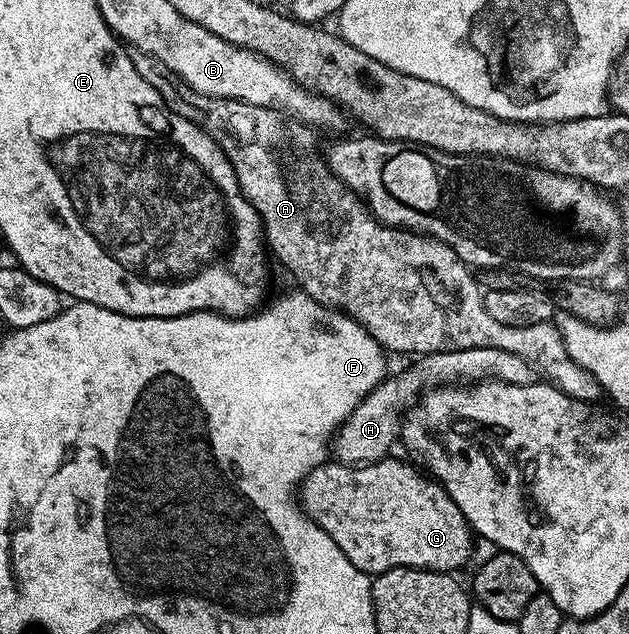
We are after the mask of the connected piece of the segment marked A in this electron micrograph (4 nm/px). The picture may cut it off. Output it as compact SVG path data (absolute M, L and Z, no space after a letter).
M134 51L132 57L133 65L137 73L139 73L148 84L155 86L155 90L165 99L165 103L170 106L175 106L175 111L177 111L180 116L200 126L223 150L223 154L229 159L231 166L235 170L235 178L239 182L242 194L249 199L249 204L256 210L257 215L261 217L263 236L267 241L268 251L272 253L272 255L274 252L274 254L277 255L278 262L297 279L296 287L300 289L300 291L306 292L307 295L311 298L315 298L320 304L328 304L330 307L341 309L342 312L346 312L348 316L359 321L359 323L379 341L386 353L414 352L412 355L418 358L431 355L433 352L470 350L471 347L494 347L498 350L507 350L509 354L515 354L525 359L533 368L537 369L538 373L540 373L548 383L559 389L563 394L570 396L571 399L584 400L586 402L600 401L600 396L603 396L603 389L600 382L598 382L587 369L583 366L579 366L579 362L575 362L575 358L571 358L571 354L567 354L565 343L561 337L561 332L557 329L556 323L546 322L544 324L536 324L535 326L519 326L516 328L515 326L507 326L503 322L491 318L491 314L487 314L487 310L485 309L483 289L481 285L478 284L477 277L471 271L469 265L462 262L459 258L459 254L455 254L455 250L451 246L439 242L433 236L428 236L419 231L407 228L392 228L377 221L368 206L365 205L364 200L356 196L342 180L335 178L332 172L329 171L326 157L322 155L322 153L321 156L317 153L318 133L310 128L309 125L303 124L300 120L295 120L291 116L286 116L284 112L277 112L274 108L251 106L242 100L224 100L223 98L215 98L214 96L200 96L197 92L188 90L182 91L183 94L180 96L180 94L169 85L171 74L167 70L167 66L163 66L163 62L159 62L155 58L151 58L147 54L143 54L139 51Z

